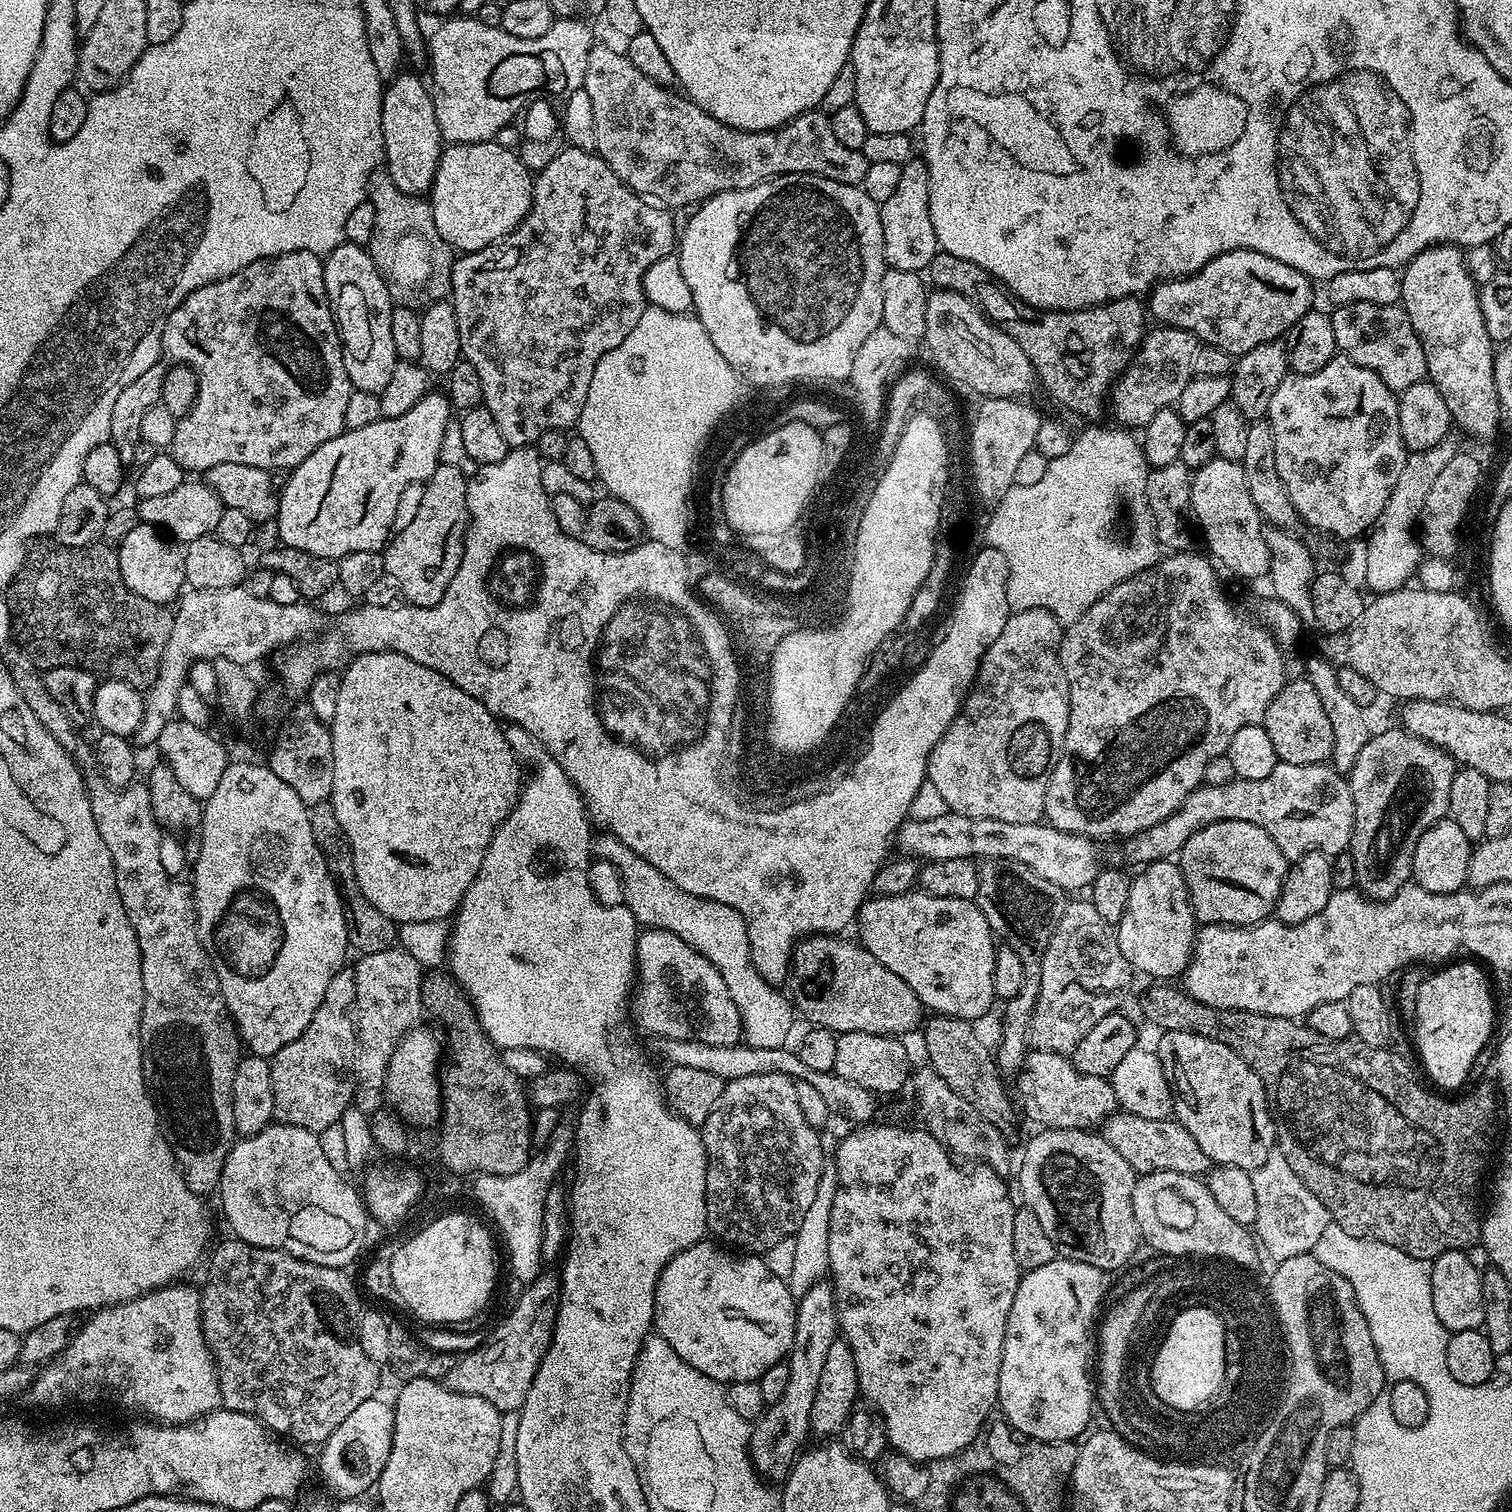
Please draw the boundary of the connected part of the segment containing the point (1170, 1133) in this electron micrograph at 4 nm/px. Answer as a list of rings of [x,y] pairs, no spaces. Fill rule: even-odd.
[[[1117,1110],[1104,1121],[1102,1135],[1137,1174],[1150,1172],[1173,1172],[1186,1174],[1197,1178],[1203,1177],[1209,1171],[1210,1162],[1206,1154],[1202,1154],[1202,1146],[1194,1142],[1190,1130],[1182,1126],[1175,1118],[1159,1120],[1158,1118],[1138,1118],[1134,1114]]]

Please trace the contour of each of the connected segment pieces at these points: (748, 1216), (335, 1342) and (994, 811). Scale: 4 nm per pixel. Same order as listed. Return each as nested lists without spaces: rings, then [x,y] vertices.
[[[784,1073],[770,1074],[750,1074],[749,1077],[734,1078],[725,1083],[722,1090],[722,1098],[718,1098],[718,1106],[710,1110],[710,1118],[702,1126],[702,1147],[708,1155],[708,1169],[706,1170],[706,1214],[708,1215],[708,1232],[717,1241],[731,1246],[736,1250],[743,1250],[748,1254],[763,1254],[770,1250],[770,1246],[782,1242],[782,1238],[795,1236],[798,1226],[802,1226],[802,1218],[806,1218],[806,1210],[814,1202],[814,1194],[818,1194],[818,1182],[822,1178],[822,1170],[826,1163],[824,1148],[820,1145],[821,1133],[802,1115],[802,1110],[798,1107],[798,1090],[796,1080]]]
[[[227,1238],[216,1249],[213,1247],[212,1265],[208,1268],[208,1277],[200,1288],[200,1321],[202,1322],[202,1334],[206,1338],[208,1348],[212,1352],[212,1361],[216,1364],[216,1373],[220,1383],[220,1402],[229,1412],[241,1412],[247,1416],[255,1416],[269,1432],[280,1438],[287,1438],[293,1445],[316,1444],[323,1445],[354,1414],[357,1406],[362,1402],[373,1399],[377,1395],[376,1387],[380,1384],[381,1365],[376,1364],[370,1358],[366,1358],[366,1350],[362,1350],[362,1342],[358,1338],[358,1322],[362,1311],[360,1296],[356,1293],[356,1284],[342,1268],[330,1266],[318,1266],[314,1262],[306,1262],[297,1256],[291,1256],[288,1252],[280,1252],[276,1248],[259,1248],[253,1244],[247,1244],[245,1240]]]
[[[1031,608],[1021,612],[1012,612],[1008,617],[1006,626],[1002,626],[1002,634],[994,638],[994,642],[989,646],[980,668],[976,671],[976,679],[972,681],[972,687],[968,689],[964,703],[960,705],[960,712],[950,722],[946,734],[940,736],[938,746],[928,759],[927,780],[934,782],[934,786],[946,798],[946,806],[949,812],[966,814],[970,818],[994,818],[998,822],[1018,822],[1019,824],[1034,824],[1044,816],[1044,803],[1046,802],[1046,786],[1050,786],[1050,774],[1058,766],[1058,758],[1062,754],[1062,746],[1066,742],[1066,726],[1068,725],[1068,715],[1072,707],[1068,701],[1068,679],[1062,670],[1060,661],[1060,638],[1062,635],[1062,625],[1058,618],[1054,618],[1052,612],[1047,612],[1044,608]]]

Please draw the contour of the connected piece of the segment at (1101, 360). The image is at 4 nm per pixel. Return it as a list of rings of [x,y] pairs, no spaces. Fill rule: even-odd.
[[[945,252],[937,253],[926,269],[926,276],[932,279],[937,289],[956,291],[960,294],[971,295],[972,303],[983,311],[985,316],[1014,338],[1022,346],[1023,353],[1030,358],[1036,371],[1036,379],[1064,408],[1085,416],[1088,422],[1096,422],[1100,411],[1105,410],[1113,385],[1123,374],[1125,368],[1136,355],[1137,348],[1146,335],[1144,316],[1146,320],[1146,304],[1140,296],[1123,296],[1105,304],[1095,304],[1093,308],[1070,310],[1069,312],[1045,312],[1043,308],[1035,308],[1013,296],[1007,288],[991,279],[982,266],[974,266],[974,262],[966,262],[954,258]]]

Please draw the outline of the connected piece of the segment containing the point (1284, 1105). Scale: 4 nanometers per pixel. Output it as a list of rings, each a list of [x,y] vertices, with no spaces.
[[[1156,982],[1153,988],[1144,996],[1144,1016],[1164,1032],[1182,1030],[1186,1034],[1202,1034],[1206,1038],[1214,1038],[1222,1042],[1222,1046],[1230,1046],[1238,1058],[1242,1058],[1252,1069],[1254,1074],[1264,1084],[1268,1095],[1268,1103],[1274,1113],[1276,1122],[1276,1148],[1279,1155],[1290,1162],[1290,1170],[1302,1178],[1302,1182],[1317,1196],[1326,1206],[1331,1223],[1342,1226],[1346,1234],[1354,1234],[1358,1238],[1386,1242],[1386,1246],[1394,1246],[1410,1258],[1433,1261],[1444,1252],[1455,1248],[1461,1250],[1471,1249],[1472,1243],[1480,1240],[1482,1227],[1482,1208],[1480,1212],[1480,1183],[1484,1180],[1484,1171],[1488,1168],[1488,1155],[1492,1152],[1492,1131],[1498,1128],[1498,1088],[1495,1083],[1484,1080],[1469,1096],[1460,1096],[1457,1100],[1447,1100],[1447,1095],[1433,1090],[1427,1083],[1420,1084],[1421,1077],[1418,1072],[1408,1072],[1404,1068],[1404,1061],[1408,1058],[1403,1055],[1402,1059],[1396,1060],[1396,1052],[1392,1056],[1384,1056],[1384,1048],[1380,1056],[1372,1052],[1374,1046],[1355,1038],[1346,1040],[1331,1040],[1322,1038],[1313,1028],[1305,1026],[1296,1020],[1287,1020],[1281,1016],[1267,1016],[1266,1014],[1254,1014],[1242,1010],[1222,1010],[1214,1006],[1206,1006],[1198,1002],[1198,998],[1190,998],[1190,994],[1181,987],[1173,986],[1168,982]]]

